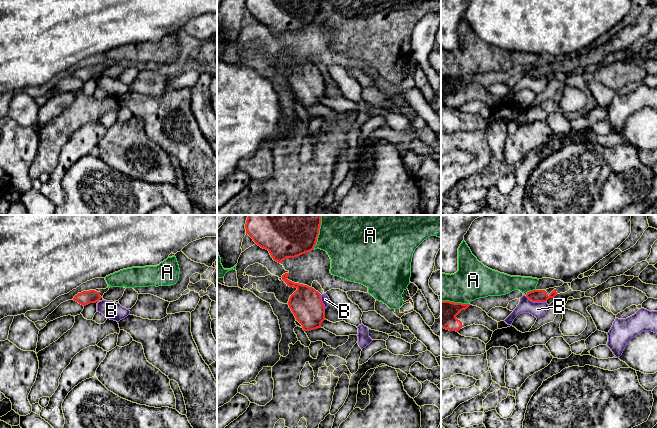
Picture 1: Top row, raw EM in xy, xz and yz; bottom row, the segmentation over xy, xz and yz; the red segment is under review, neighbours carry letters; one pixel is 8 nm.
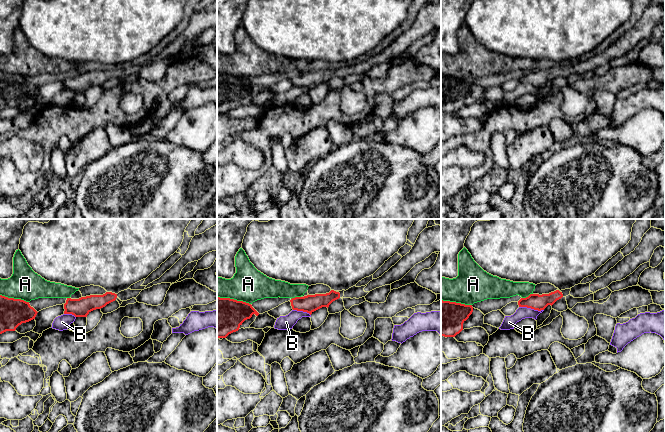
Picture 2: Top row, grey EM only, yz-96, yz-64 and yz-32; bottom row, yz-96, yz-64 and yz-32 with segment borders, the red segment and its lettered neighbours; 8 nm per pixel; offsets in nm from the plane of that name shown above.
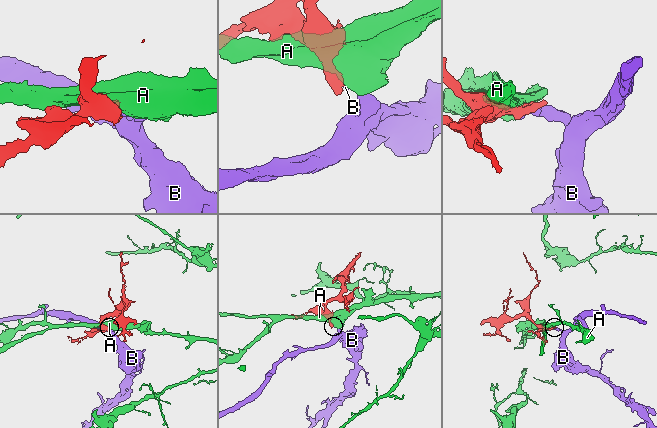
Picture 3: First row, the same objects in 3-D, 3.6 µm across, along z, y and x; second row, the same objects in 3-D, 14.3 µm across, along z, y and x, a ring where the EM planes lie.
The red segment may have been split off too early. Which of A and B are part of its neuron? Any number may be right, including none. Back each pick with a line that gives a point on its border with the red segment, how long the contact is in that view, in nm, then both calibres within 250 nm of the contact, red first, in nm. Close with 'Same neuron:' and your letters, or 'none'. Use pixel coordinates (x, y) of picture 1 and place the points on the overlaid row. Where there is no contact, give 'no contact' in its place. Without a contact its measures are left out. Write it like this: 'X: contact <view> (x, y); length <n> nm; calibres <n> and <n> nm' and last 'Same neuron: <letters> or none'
Same neuron: none

